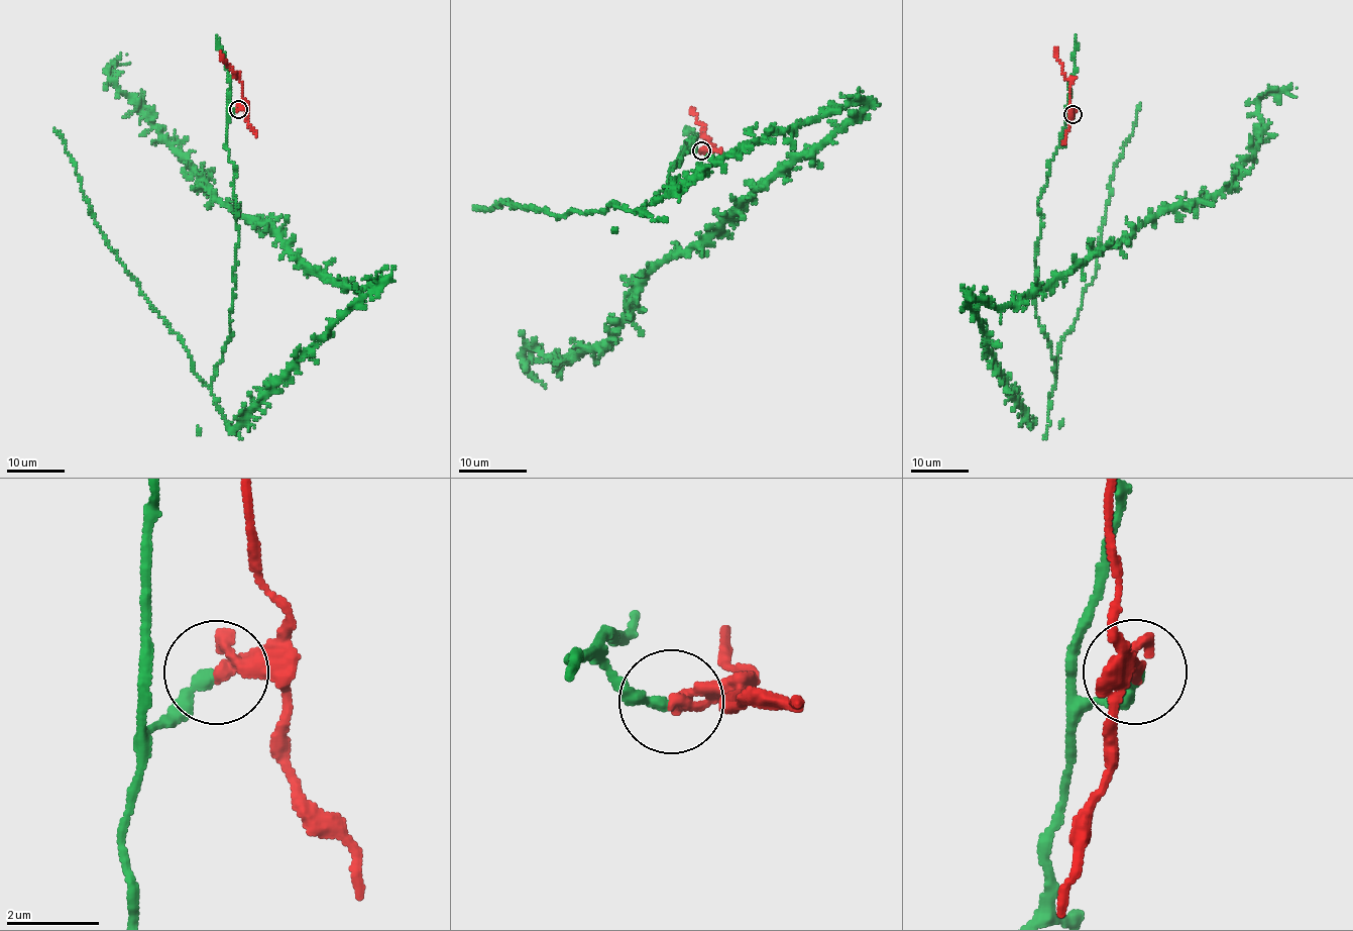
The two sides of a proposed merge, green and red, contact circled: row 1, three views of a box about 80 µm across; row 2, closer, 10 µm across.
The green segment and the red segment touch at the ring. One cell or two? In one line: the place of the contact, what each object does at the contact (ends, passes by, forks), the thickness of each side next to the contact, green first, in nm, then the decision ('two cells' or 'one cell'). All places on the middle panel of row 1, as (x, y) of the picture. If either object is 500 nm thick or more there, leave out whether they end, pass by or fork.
place (701, 150); green ends; red ends; calibres 280 and 360 nm; two cells

